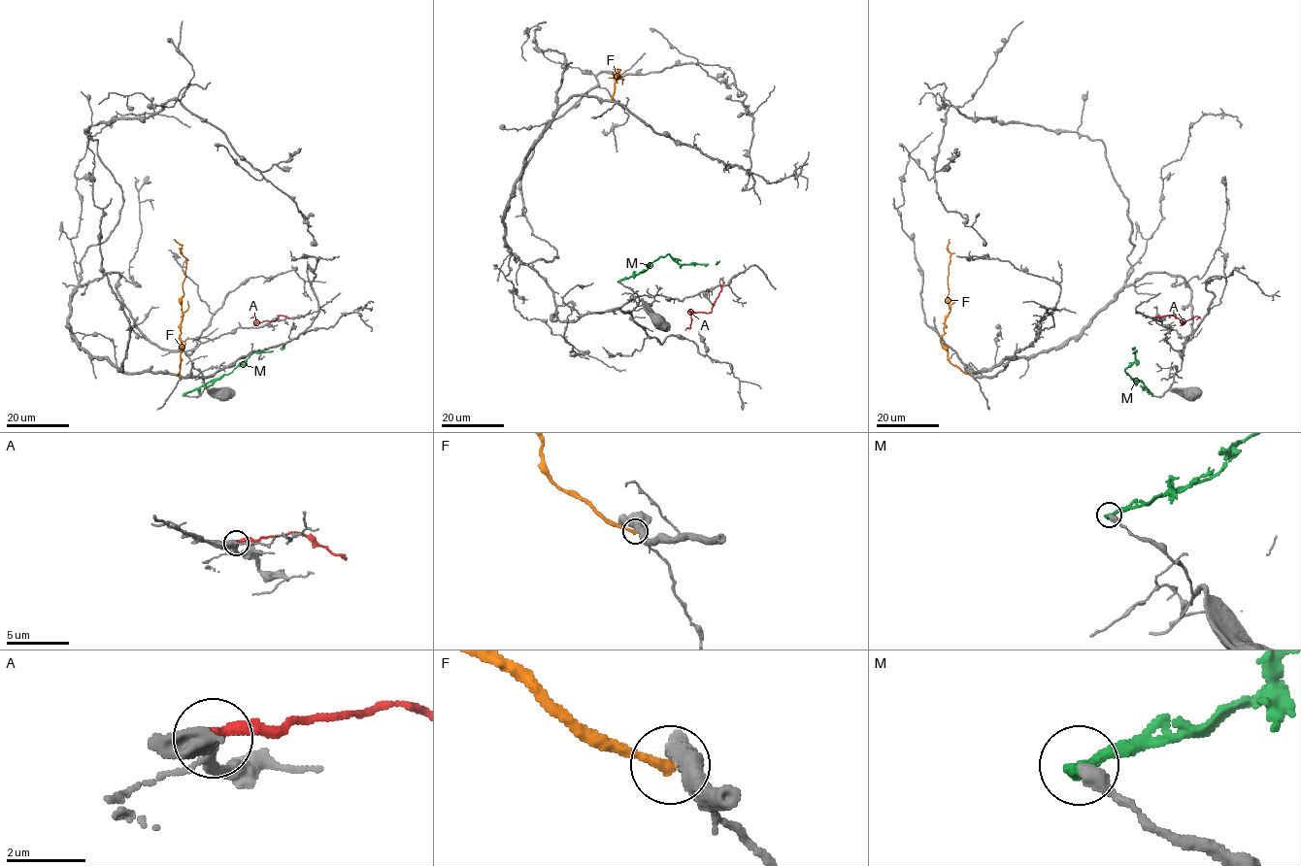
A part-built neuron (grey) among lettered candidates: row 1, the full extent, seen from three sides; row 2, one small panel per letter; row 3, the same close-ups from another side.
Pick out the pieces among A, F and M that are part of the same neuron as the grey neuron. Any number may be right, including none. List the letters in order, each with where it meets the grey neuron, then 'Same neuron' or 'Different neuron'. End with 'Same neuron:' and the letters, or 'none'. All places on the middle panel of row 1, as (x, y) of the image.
A: Touches grey at (722, 285). Different neuron
F: Touches grey at (611, 99). Different neuron
M: Touches grey at (618, 281). Different neuron
Same neuron: none

